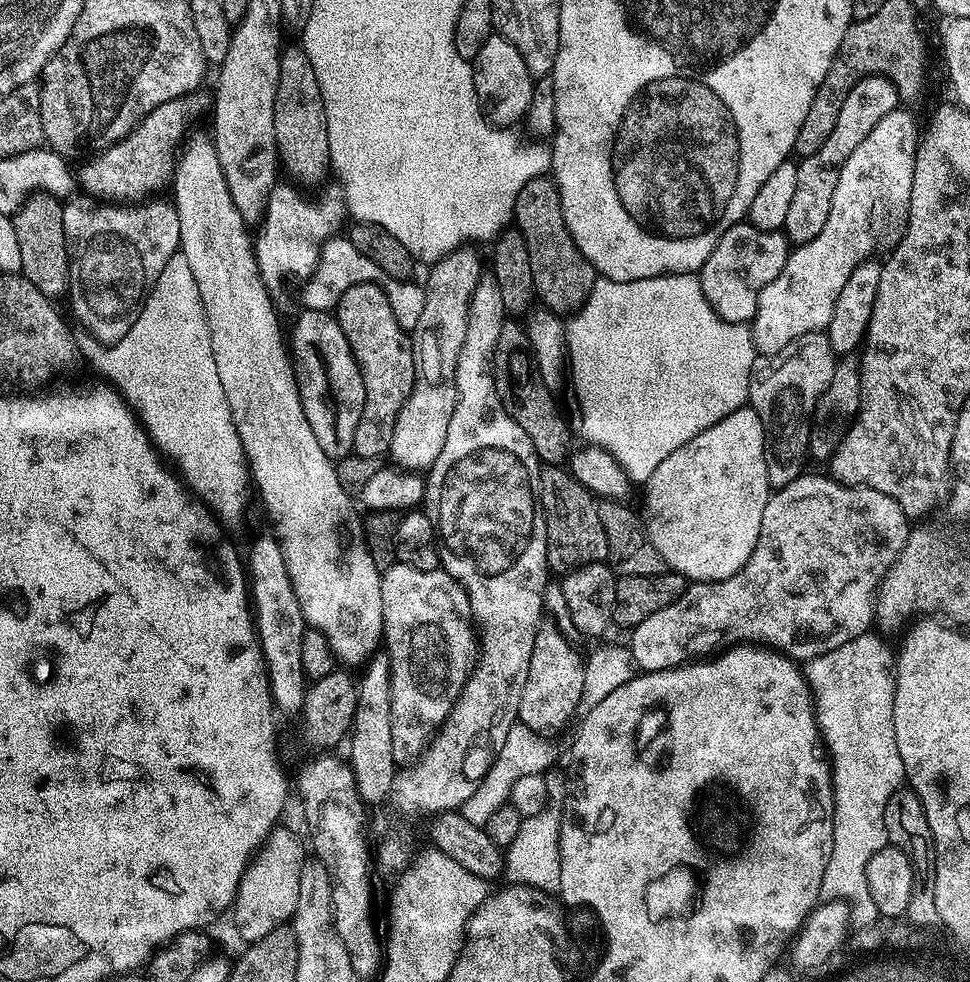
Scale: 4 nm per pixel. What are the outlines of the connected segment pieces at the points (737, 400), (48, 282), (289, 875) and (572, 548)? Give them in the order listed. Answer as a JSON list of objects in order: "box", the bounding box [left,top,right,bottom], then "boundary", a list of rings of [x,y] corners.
[{"box":[567,274,758,486],"boundary":[[[696,274],[687,276],[655,276],[634,282],[618,282],[598,278],[594,282],[594,290],[590,290],[590,298],[584,307],[567,321],[568,334],[568,362],[570,365],[570,388],[576,391],[576,400],[580,403],[580,432],[585,436],[589,445],[606,450],[622,466],[629,481],[633,485],[643,486],[648,483],[650,474],[658,470],[658,465],[678,446],[686,446],[690,438],[702,434],[702,430],[710,430],[722,418],[734,414],[734,410],[748,404],[748,391],[750,390],[750,374],[756,364],[758,353],[756,343],[752,341],[752,329],[748,324],[735,324],[726,322],[706,302],[706,294],[702,294],[700,277]]]},{"box":[11,194,68,298],"boundary":[[[37,194],[29,197],[24,207],[11,217],[18,250],[22,254],[20,272],[49,298],[63,297],[68,291],[68,247],[62,226],[63,213],[64,204],[57,197]]]},{"box":[234,827,306,942],"boundary":[[[284,827],[273,828],[240,879],[234,913],[236,912],[236,928],[244,942],[261,940],[266,938],[266,934],[270,934],[270,930],[285,927],[298,906],[298,882],[306,853],[299,838]]]},{"box":[540,464,608,574],"boundary":[[[544,464],[540,469],[540,505],[546,518],[546,554],[553,573],[567,574],[587,564],[607,561],[608,543],[602,518],[598,518],[598,500],[582,482],[573,478],[567,467]]]}]

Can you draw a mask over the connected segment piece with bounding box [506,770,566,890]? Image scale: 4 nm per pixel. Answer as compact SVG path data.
M552 770L544 776L548 804L537 816L526 816L518 830L518 836L506 849L506 864L509 869L520 868L515 879L525 884L533 885L541 890L559 889L560 887L560 823L564 813L564 798L566 795L566 779L557 770Z

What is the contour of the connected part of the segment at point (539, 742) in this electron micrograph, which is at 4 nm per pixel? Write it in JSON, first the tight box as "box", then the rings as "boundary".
{"box":[459,723,558,827],"boundary":[[[516,723],[510,728],[502,747],[495,756],[494,762],[487,771],[486,777],[479,783],[477,790],[470,794],[470,798],[459,808],[468,822],[472,825],[483,827],[485,822],[494,814],[495,810],[509,801],[508,796],[514,782],[523,775],[540,774],[549,771],[558,756],[555,744],[550,742],[549,737],[536,732],[525,724]]]}

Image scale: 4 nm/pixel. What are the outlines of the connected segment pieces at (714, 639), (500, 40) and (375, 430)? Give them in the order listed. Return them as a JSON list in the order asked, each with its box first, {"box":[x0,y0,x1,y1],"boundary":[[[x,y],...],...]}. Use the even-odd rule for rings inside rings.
[{"box":[630,474,910,673],"boundary":[[[802,474],[798,478],[794,478],[794,482],[790,482],[784,488],[775,489],[769,495],[766,510],[762,510],[762,526],[758,534],[758,542],[754,546],[750,558],[742,566],[742,570],[738,570],[725,580],[689,583],[685,587],[684,593],[674,602],[670,602],[670,606],[665,606],[662,610],[650,614],[650,618],[638,622],[635,628],[631,629],[630,656],[635,661],[635,667],[641,673],[661,672],[667,668],[679,668],[680,665],[689,663],[693,658],[708,658],[737,644],[763,646],[782,652],[786,656],[791,656],[797,662],[807,662],[813,660],[816,656],[826,654],[830,650],[838,650],[838,646],[846,646],[846,642],[857,640],[859,636],[865,635],[873,627],[876,590],[880,587],[880,581],[883,580],[888,569],[896,563],[899,552],[907,544],[910,517],[902,510],[902,506],[898,506],[898,502],[894,498],[890,498],[878,490],[851,484],[840,484],[828,474],[824,474],[824,476],[808,475]]]},{"box":[471,34,534,128],"boundary":[[[493,34],[486,38],[482,50],[478,50],[476,59],[471,61],[474,74],[474,90],[478,94],[480,108],[490,124],[497,128],[512,128],[528,115],[534,78],[522,62],[522,54],[504,36]]]},{"box":[334,284,416,458],"boundary":[[[352,284],[350,290],[339,293],[337,300],[340,301],[334,304],[336,321],[342,326],[342,334],[346,334],[346,342],[350,342],[366,386],[366,402],[362,418],[358,418],[358,430],[354,430],[352,450],[362,458],[383,457],[392,446],[394,422],[416,385],[414,340],[398,326],[398,318],[390,310],[390,298],[386,298],[379,284]]]}]

